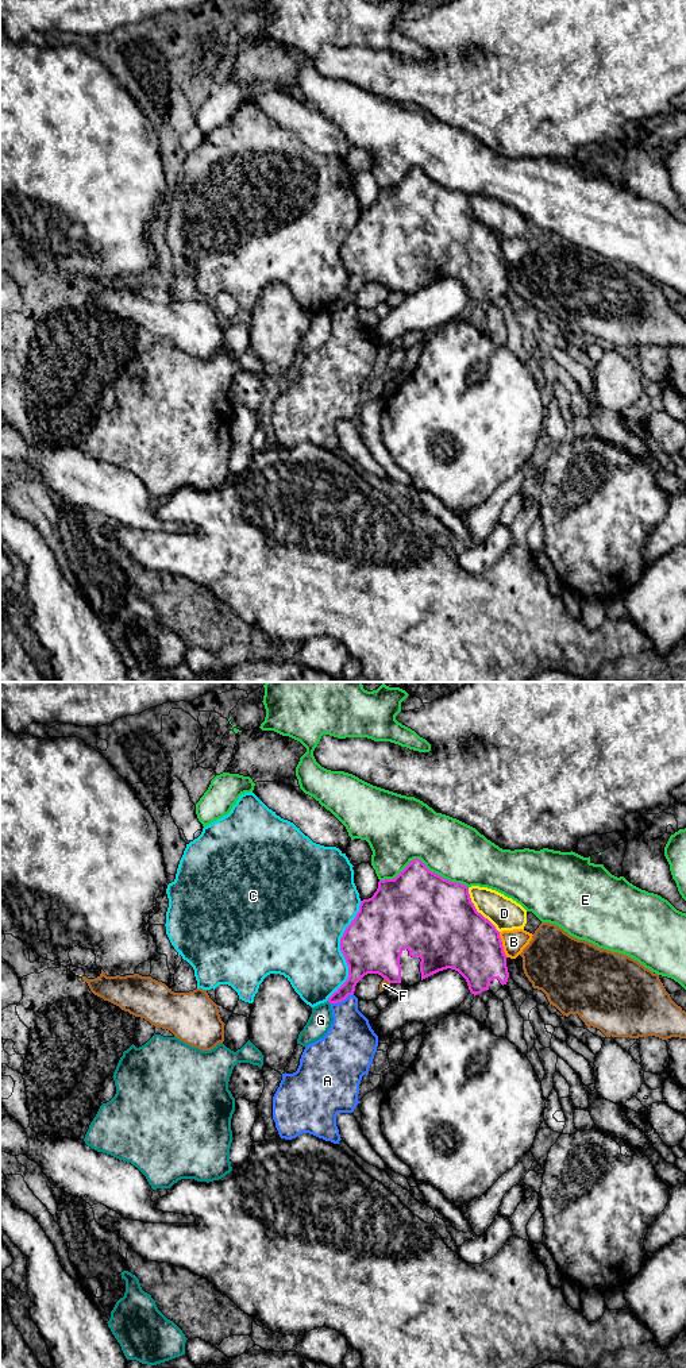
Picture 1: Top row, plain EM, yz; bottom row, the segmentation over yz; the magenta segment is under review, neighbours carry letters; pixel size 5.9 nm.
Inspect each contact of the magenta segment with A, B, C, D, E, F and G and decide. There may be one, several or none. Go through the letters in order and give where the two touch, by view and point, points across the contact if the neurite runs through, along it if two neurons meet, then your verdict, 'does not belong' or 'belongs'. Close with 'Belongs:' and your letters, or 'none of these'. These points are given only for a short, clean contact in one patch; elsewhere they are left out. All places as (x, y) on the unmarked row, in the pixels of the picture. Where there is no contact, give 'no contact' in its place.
A: contact yz (342, 308); does not belong
B: contact yz (501, 253); does not belong
C: contact yz (340, 258); does not belong
D: contact yz (476, 219); does not belong
E: contact yz (424, 173); does not belong
F: contact yz (386, 288); does not belong
G: contact yz (330, 311); border yz (327, 309), (331, 312); does not belong
Belongs: none of these

